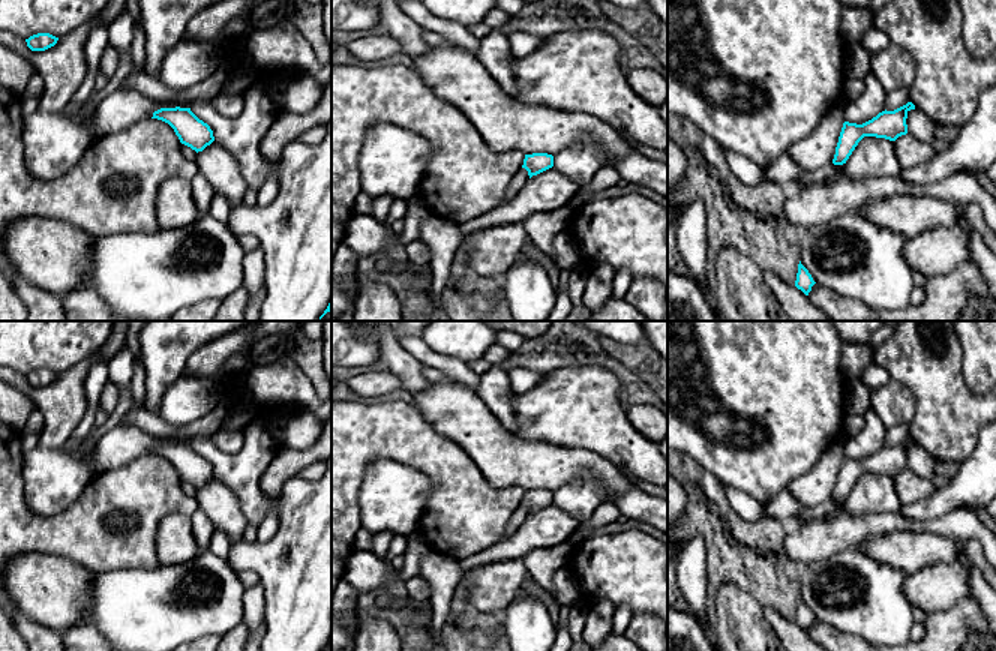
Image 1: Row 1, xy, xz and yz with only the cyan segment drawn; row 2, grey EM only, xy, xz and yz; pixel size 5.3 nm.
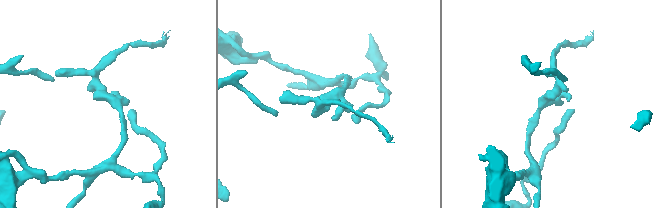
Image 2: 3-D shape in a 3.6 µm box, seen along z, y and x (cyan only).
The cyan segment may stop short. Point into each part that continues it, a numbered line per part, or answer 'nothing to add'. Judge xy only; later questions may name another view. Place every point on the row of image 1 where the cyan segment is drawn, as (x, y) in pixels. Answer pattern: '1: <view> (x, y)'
nothing to add

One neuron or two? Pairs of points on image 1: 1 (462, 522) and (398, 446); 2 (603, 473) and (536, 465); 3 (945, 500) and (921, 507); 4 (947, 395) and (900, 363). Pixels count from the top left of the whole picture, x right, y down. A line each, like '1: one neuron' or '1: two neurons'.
1: one neuron
2: one neuron
3: one neuron
4: one neuron

